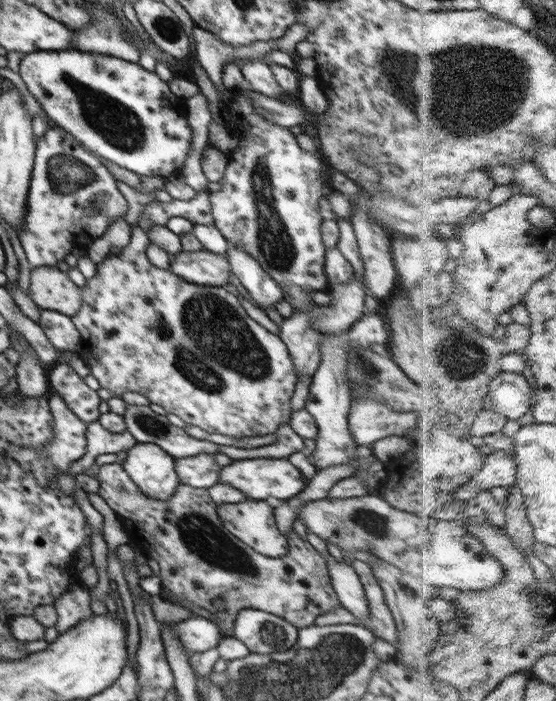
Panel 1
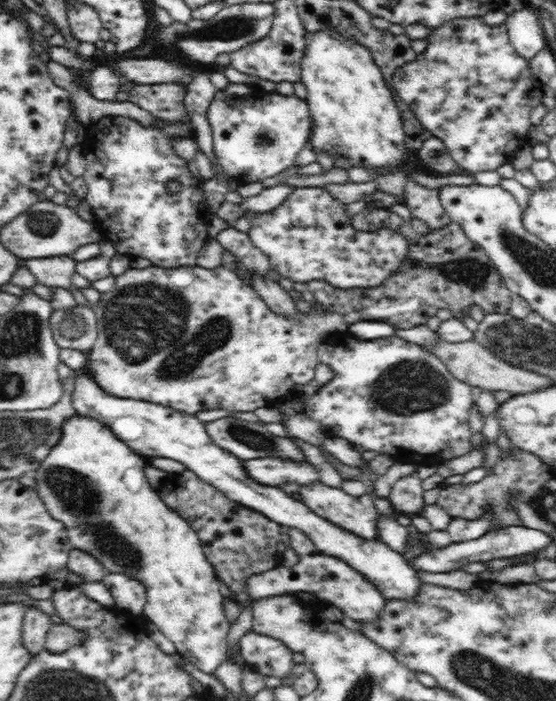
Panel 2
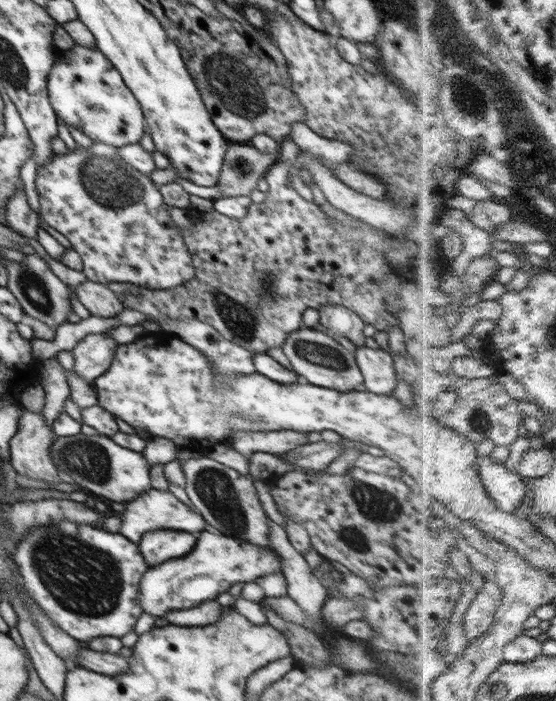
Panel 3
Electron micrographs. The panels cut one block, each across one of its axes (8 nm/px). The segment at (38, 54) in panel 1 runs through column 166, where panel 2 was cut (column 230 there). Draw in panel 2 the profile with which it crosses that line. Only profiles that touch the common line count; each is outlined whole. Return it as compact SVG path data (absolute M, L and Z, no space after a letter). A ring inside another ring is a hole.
M229 82L226 90L216 90L206 115L212 127L214 153L218 163L225 174L238 183L261 182L262 179L284 172L293 166L298 153L306 146L310 136L311 118L305 100L296 96L282 96L275 91L264 91L250 84Z

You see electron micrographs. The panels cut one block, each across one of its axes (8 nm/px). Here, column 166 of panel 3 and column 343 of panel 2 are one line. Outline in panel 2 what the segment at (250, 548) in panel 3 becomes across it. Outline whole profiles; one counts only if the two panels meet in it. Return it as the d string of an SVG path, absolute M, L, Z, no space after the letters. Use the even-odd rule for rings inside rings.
M317 552L300 556L300 562L293 568L287 569L280 565L273 570L254 574L246 580L246 593L253 599L290 595L290 592L309 592L326 605L338 607L344 615L359 623L378 622L387 601L364 575L346 562Z

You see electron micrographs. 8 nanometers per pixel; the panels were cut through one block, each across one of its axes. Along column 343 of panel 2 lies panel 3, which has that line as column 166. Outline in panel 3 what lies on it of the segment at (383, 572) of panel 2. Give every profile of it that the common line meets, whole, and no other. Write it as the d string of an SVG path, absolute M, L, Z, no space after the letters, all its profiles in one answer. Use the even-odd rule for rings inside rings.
M152 530L137 543L148 567L186 557L196 545L197 535L180 530Z

